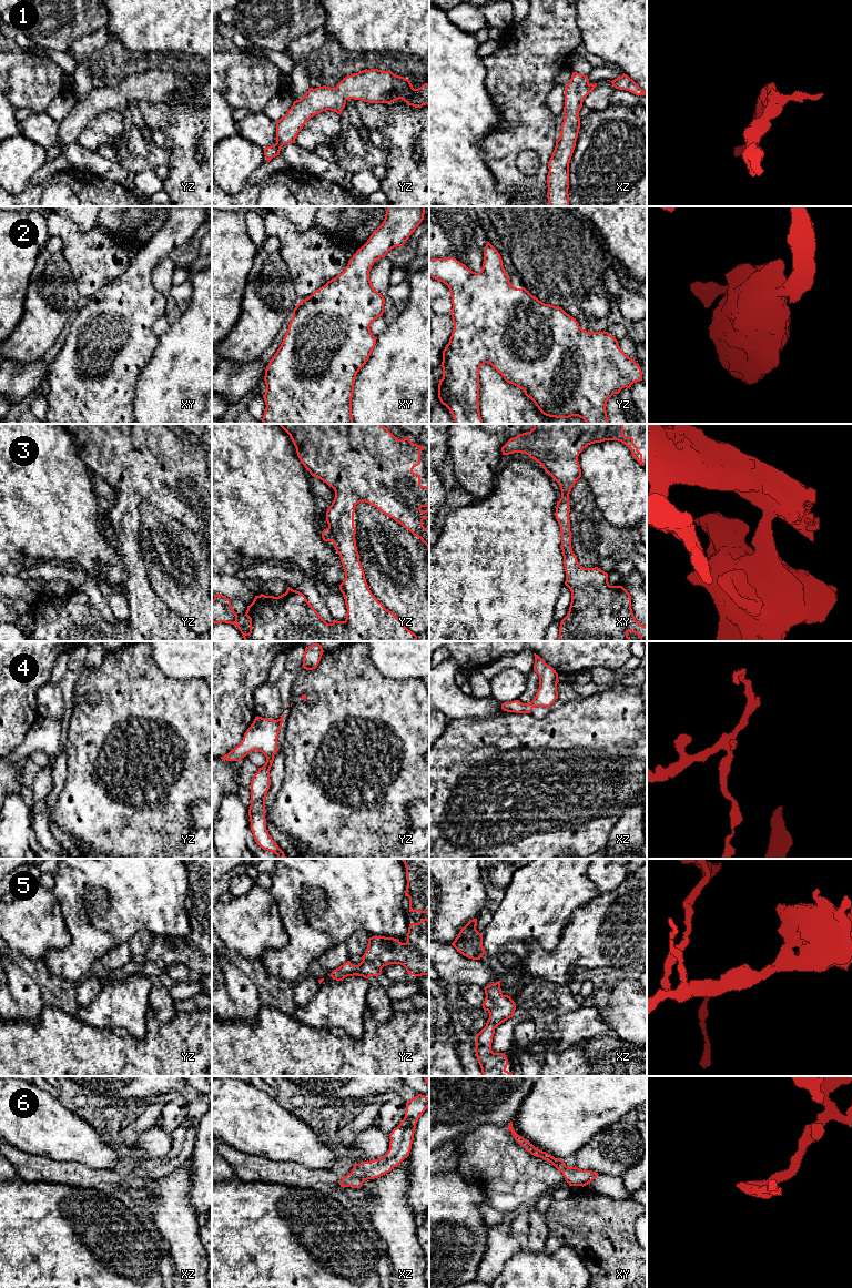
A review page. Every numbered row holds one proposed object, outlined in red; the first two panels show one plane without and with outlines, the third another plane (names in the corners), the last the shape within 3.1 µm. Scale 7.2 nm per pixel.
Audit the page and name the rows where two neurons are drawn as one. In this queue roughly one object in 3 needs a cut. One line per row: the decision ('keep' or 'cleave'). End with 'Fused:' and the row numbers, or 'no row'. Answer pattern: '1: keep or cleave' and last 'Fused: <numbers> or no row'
1: keep
2: keep
3: keep
4: keep
5: keep
6: keep
Fused: no row

